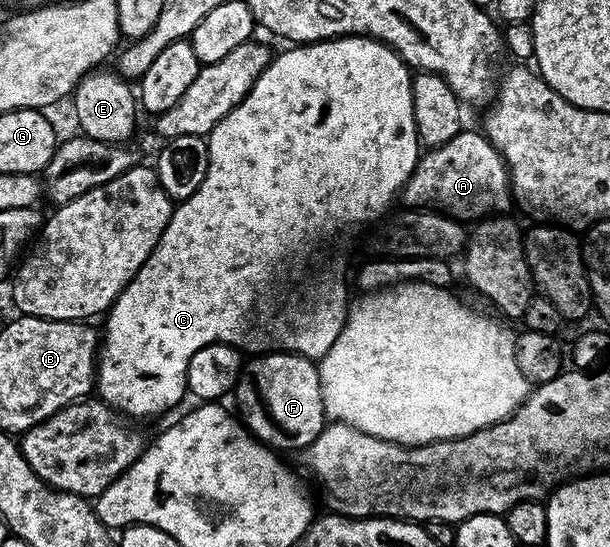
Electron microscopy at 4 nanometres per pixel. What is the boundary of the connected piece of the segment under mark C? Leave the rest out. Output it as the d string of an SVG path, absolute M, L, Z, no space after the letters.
M348 35L335 36L332 40L320 40L312 44L294 44L287 48L290 48L287 52L282 52L279 56L277 53L271 59L268 67L259 74L256 82L250 87L250 93L227 116L220 118L220 122L212 129L206 140L206 145L208 146L208 174L204 178L204 182L200 182L200 190L196 190L196 194L192 194L192 198L174 204L174 213L170 216L168 226L164 226L164 234L160 234L160 242L154 247L152 254L148 254L144 266L140 266L140 270L132 278L132 282L128 282L126 289L114 299L114 304L110 307L110 311L105 313L106 332L104 328L100 336L100 347L96 361L96 392L102 403L107 404L109 408L113 408L115 412L121 414L123 417L129 418L129 416L135 416L138 420L146 420L149 416L158 416L161 412L166 412L169 408L176 407L186 392L186 371L188 370L188 362L192 358L192 354L196 354L196 350L200 350L209 344L231 344L233 348L245 350L247 353L250 351L250 354L297 352L300 356L309 356L311 358L320 358L324 354L328 354L328 350L332 350L336 338L340 338L340 330L346 324L346 317L348 315L348 303L346 304L346 272L342 269L342 251L345 250L346 243L350 240L350 235L361 224L366 224L369 220L374 220L377 216L384 215L393 206L394 200L396 204L402 190L402 185L406 184L412 170L418 165L420 145L418 135L416 134L414 111L412 110L412 69L409 64L405 64L402 61L402 57L390 45L385 44L382 40L374 40L371 36Z

